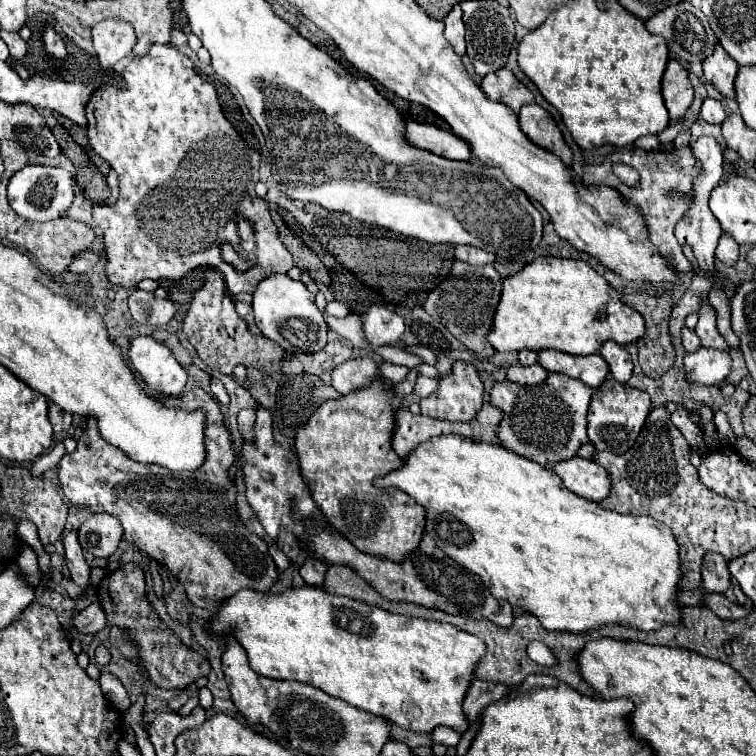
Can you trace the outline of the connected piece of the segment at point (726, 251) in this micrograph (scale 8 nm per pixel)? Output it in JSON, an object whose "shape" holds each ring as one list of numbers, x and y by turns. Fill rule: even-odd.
{"shape":[[730,237,730,241,718,241,714,257,718,261,722,261,724,265,734,265,738,261,738,249,740,249,740,245]]}

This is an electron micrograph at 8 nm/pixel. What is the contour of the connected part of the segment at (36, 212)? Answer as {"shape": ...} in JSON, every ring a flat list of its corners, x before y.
{"shape":[[26,165,18,173,14,173,8,181,8,201,12,209,28,219,28,221,52,221,64,217,72,205,74,177,62,167,46,167,46,165]]}

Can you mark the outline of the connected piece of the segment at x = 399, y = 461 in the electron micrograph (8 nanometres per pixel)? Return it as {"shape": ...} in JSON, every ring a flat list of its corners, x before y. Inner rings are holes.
{"shape":[[376,379,368,383,368,387,354,389,352,393,324,401,308,419,308,423,298,431,294,449,298,453,300,471,306,479,314,501,322,509,326,521,330,527,336,527,336,531,342,533,356,549,372,555,380,555,392,561,402,561,406,553,414,551,422,539,424,525,426,525,426,511,422,505,418,505,410,495,396,487,378,489,374,485,374,479,388,475,390,471,396,471,404,465,404,459,398,457,392,449,392,433,396,429,396,391,392,385,384,383,382,379],[366,493,382,493,376,501,366,503]]}

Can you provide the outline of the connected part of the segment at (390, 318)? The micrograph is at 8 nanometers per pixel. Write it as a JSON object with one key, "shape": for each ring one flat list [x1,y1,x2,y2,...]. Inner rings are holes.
{"shape":[[372,305,362,315,362,327,364,327,364,339,372,347,392,345,404,333,404,319,394,311,388,311,380,305]]}

